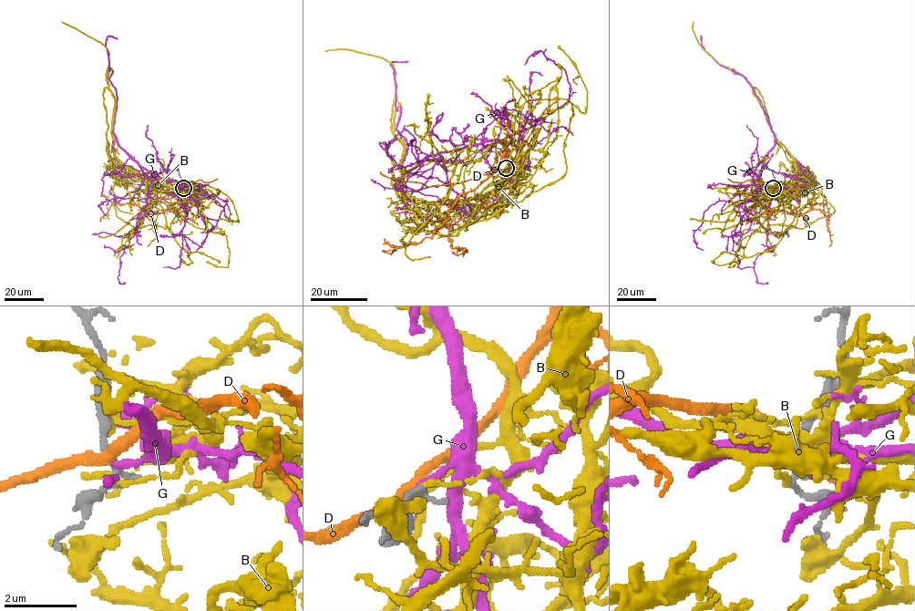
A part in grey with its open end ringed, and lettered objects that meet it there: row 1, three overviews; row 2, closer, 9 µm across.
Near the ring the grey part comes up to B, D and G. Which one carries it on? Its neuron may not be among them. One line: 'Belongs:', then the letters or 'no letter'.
Belongs: G

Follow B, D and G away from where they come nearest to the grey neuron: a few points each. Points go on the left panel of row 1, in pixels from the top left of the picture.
B: (183, 189), (170, 188), (142, 177), (116, 157), (107, 50), (61, 22)
D: (183, 188), (190, 185), (179, 210), (146, 213), (135, 203), (116, 203), (100, 218), (100, 222)
G: (183, 188), (155, 178), (115, 137), (117, 95), (106, 45), (107, 36), (118, 39)

